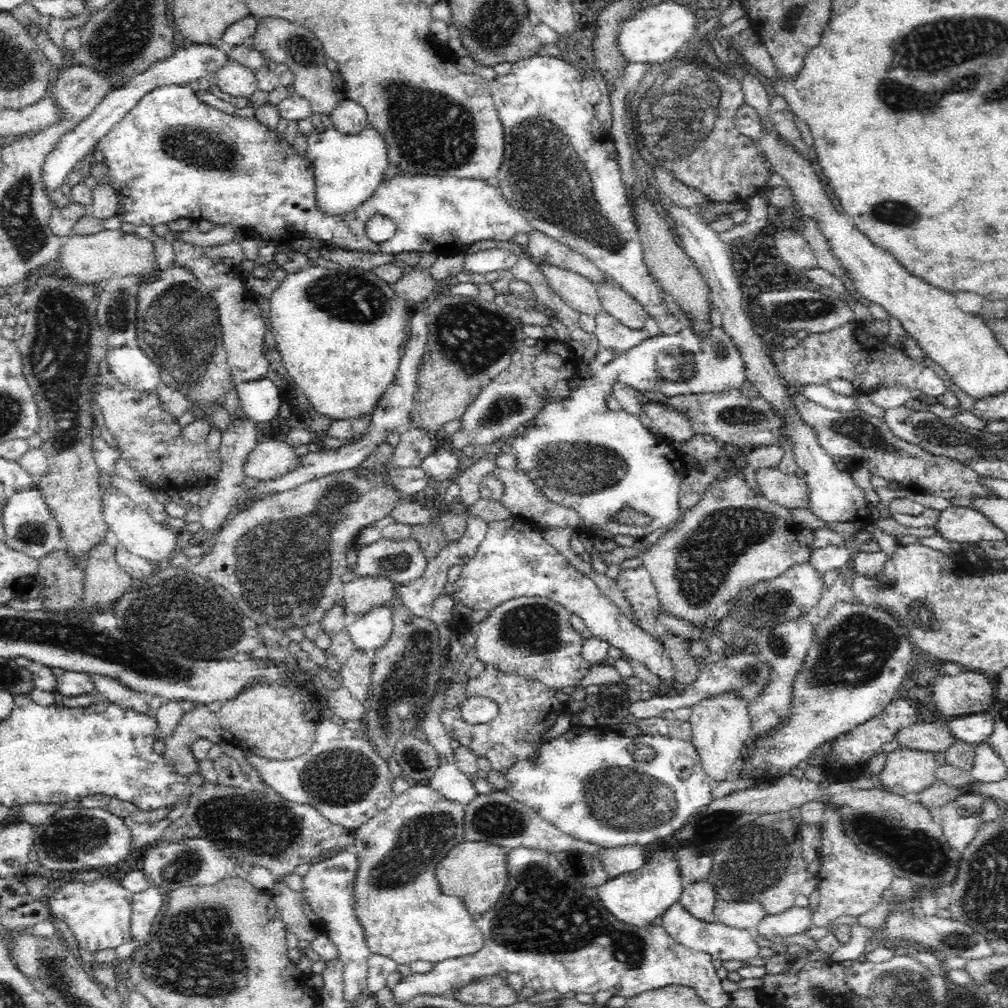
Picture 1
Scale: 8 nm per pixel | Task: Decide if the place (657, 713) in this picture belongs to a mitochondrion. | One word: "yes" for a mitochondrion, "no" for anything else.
no

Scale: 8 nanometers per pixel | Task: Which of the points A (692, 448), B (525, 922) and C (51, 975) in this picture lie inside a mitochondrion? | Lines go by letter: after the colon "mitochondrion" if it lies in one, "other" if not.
A: other
B: mitochondrion
C: mitochondrion

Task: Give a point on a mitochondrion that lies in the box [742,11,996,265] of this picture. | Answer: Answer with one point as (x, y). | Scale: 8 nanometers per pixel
(924, 49)

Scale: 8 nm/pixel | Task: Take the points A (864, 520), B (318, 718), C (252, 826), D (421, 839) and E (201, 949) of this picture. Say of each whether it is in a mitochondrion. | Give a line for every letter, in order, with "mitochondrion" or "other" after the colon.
A: other
B: other
C: mitochondrion
D: mitochondrion
E: mitochondrion

